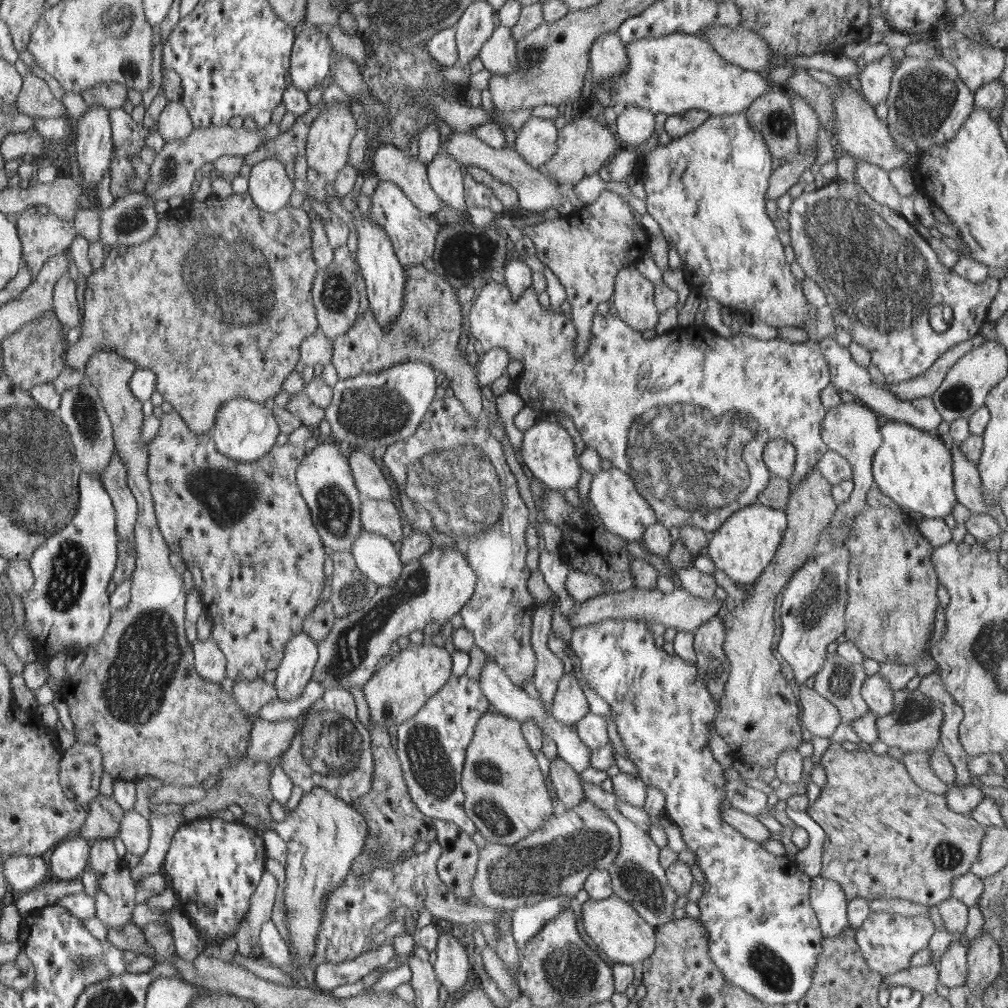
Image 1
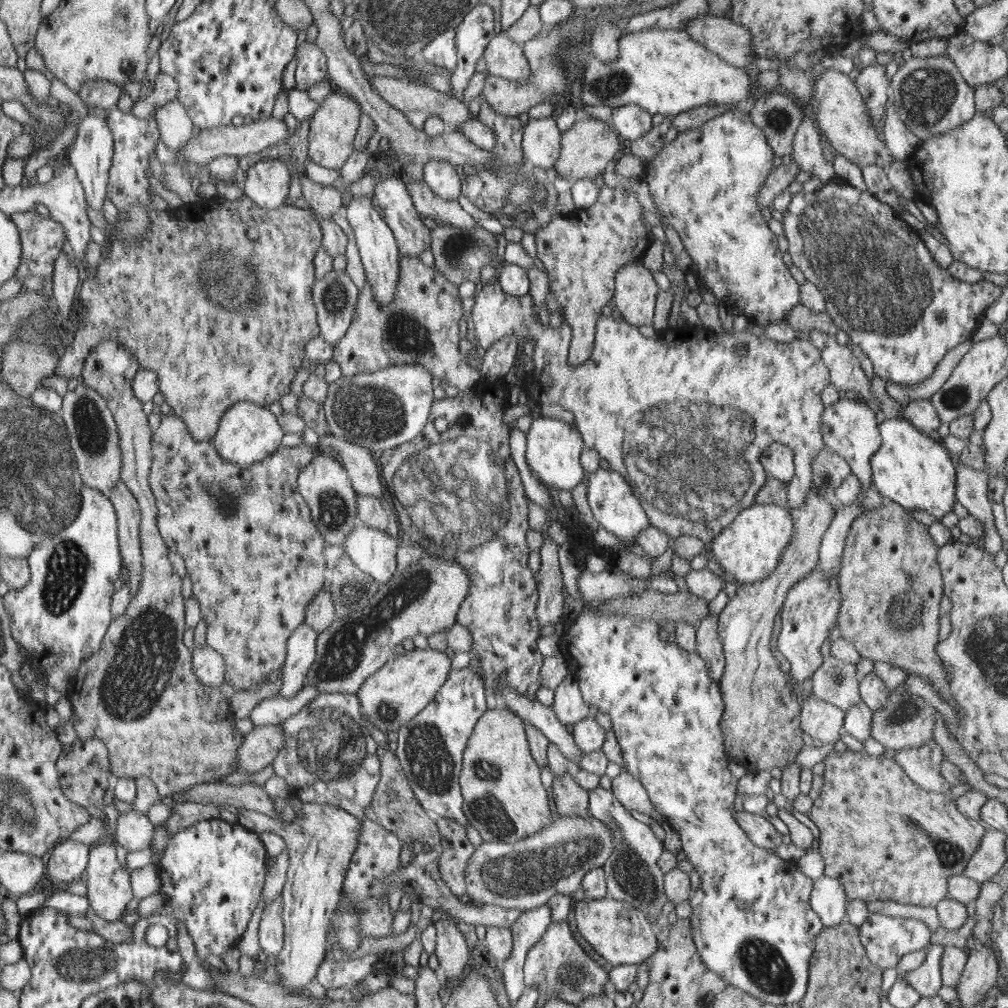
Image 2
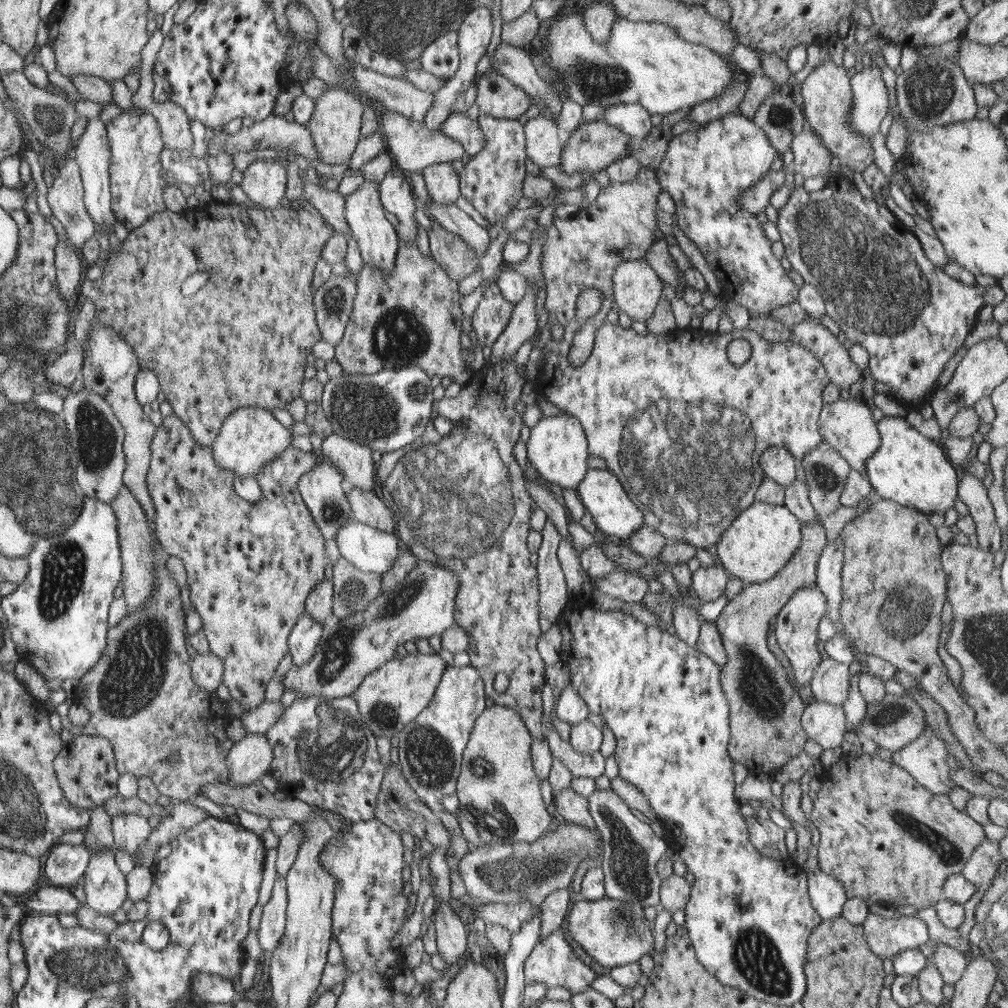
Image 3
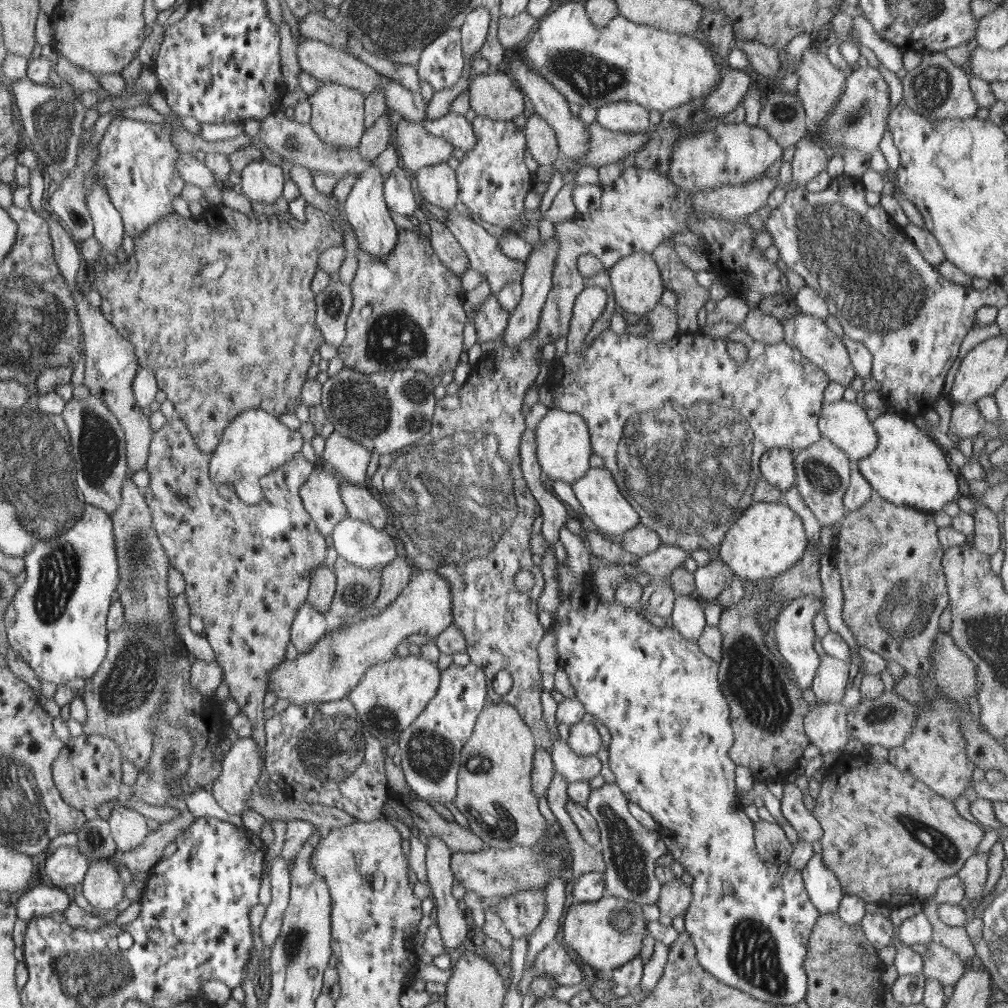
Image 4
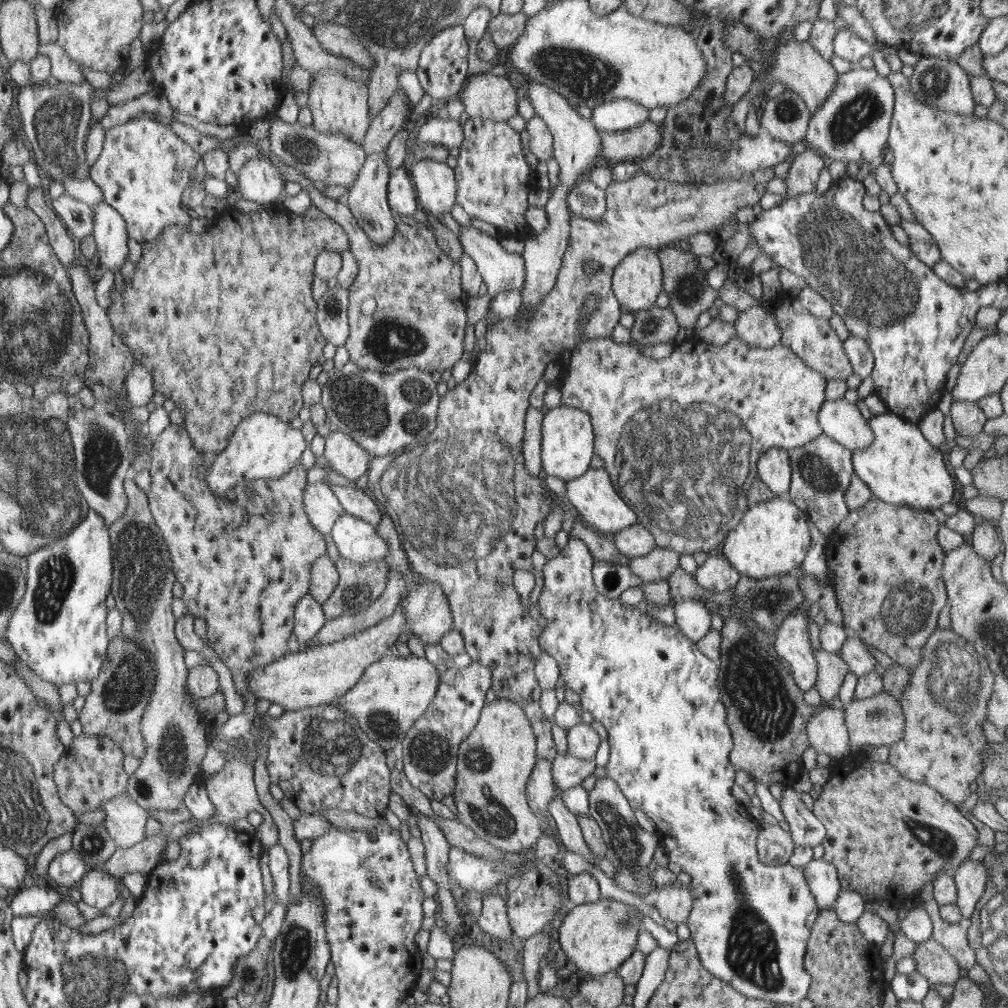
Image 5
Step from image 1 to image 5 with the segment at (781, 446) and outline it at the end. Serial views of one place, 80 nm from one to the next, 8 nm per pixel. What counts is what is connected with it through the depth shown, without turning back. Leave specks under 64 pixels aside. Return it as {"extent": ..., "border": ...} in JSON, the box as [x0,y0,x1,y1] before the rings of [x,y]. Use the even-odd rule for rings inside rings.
{"extent":[756,448,790,496],"border":[[[768,448],[756,460],[756,476],[770,490],[772,496],[785,496],[790,483],[788,451]]]}

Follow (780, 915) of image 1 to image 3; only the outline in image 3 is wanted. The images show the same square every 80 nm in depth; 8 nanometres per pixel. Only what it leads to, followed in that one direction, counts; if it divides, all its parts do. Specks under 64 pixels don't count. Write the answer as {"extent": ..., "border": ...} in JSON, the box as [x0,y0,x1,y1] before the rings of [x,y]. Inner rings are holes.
{"extent":[560,605,821,1006],"border":[[[578,605],[579,610],[565,610],[565,618],[561,624],[560,661],[568,668],[570,685],[576,693],[584,699],[589,707],[589,712],[600,714],[607,728],[615,738],[615,749],[612,752],[613,760],[617,763],[618,776],[627,783],[639,789],[647,799],[649,807],[657,815],[657,819],[664,828],[664,842],[669,851],[676,851],[685,865],[693,874],[694,882],[690,888],[690,896],[684,907],[684,927],[690,938],[694,953],[699,964],[710,972],[722,985],[742,990],[758,1001],[770,1002],[775,1006],[790,1006],[799,1002],[806,991],[806,976],[804,975],[804,962],[806,961],[808,936],[821,921],[815,910],[810,906],[806,889],[806,873],[793,864],[792,860],[777,861],[772,857],[765,857],[757,851],[747,838],[747,826],[739,811],[739,803],[733,797],[735,782],[726,746],[729,742],[730,730],[728,725],[728,704],[720,687],[720,668],[708,656],[705,656],[696,647],[687,646],[680,638],[673,634],[659,631],[657,626],[646,626],[637,621],[629,612],[612,609],[600,612],[592,606]]]}

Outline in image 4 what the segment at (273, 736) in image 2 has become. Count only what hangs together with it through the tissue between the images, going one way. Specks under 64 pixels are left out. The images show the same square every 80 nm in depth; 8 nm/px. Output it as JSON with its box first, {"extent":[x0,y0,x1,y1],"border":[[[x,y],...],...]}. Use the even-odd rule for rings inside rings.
{"extent":[208,737,264,817],"border":[[[237,737],[231,745],[231,749],[220,760],[223,768],[220,777],[208,787],[211,797],[215,803],[229,815],[240,817],[241,813],[247,809],[245,801],[249,799],[251,790],[255,788],[264,760],[260,759],[256,742],[249,737]]]}

